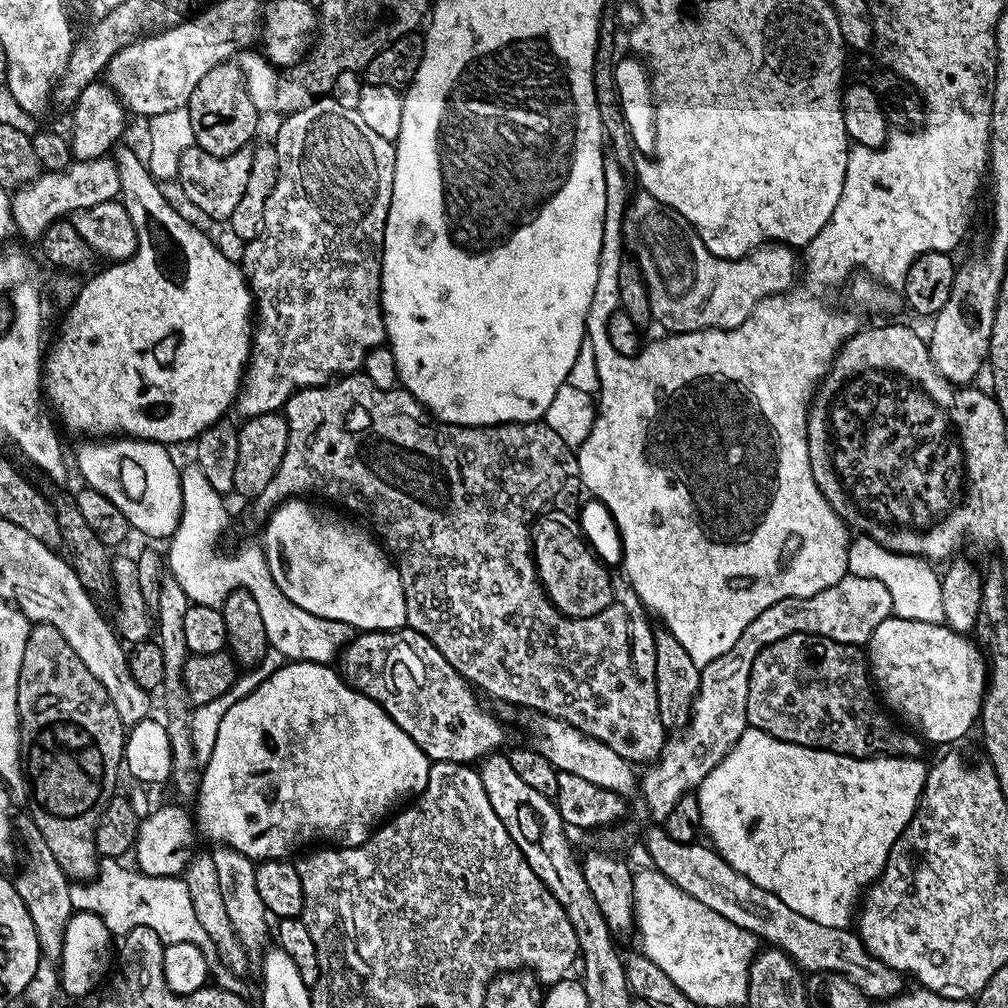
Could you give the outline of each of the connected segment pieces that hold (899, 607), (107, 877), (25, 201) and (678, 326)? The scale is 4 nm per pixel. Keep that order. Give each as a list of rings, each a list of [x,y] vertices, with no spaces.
[[[857,535],[848,546],[849,573],[854,576],[869,576],[878,582],[882,582],[882,586],[886,586],[886,590],[890,590],[893,616],[910,618],[918,622],[942,624],[944,623],[944,615],[942,614],[942,586],[940,585],[938,572],[935,572],[932,568],[935,567],[929,561],[919,556],[910,556],[906,552],[890,550],[886,546],[874,542],[874,538],[870,538],[869,536]]]
[[[104,858],[99,861],[93,879],[70,883],[70,902],[77,912],[97,912],[113,937],[125,936],[134,926],[150,926],[165,945],[194,942],[209,958],[217,955],[216,945],[202,922],[198,922],[190,890],[180,876],[147,876],[135,867],[127,868],[119,859]]]
[[[110,156],[76,160],[62,171],[43,171],[40,177],[13,191],[10,198],[13,227],[26,239],[39,241],[40,236],[54,221],[65,219],[101,202],[115,200],[119,197],[120,188],[116,161]]]
[[[643,190],[637,193],[633,200],[631,197],[627,201],[624,210],[622,240],[625,245],[628,243],[629,250],[633,252],[629,253],[646,278],[653,321],[669,328],[669,333],[701,332],[704,328],[737,328],[746,322],[746,318],[750,318],[758,302],[793,287],[798,276],[798,256],[791,247],[769,242],[737,260],[718,258],[706,250],[703,238],[686,222],[686,218],[679,216],[670,206],[658,202],[658,198],[650,193]]]

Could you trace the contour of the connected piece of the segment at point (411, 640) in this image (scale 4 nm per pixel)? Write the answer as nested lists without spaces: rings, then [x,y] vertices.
[[[405,626],[396,628],[393,632],[360,632],[344,647],[344,651],[340,653],[338,657],[338,671],[340,675],[344,677],[345,682],[348,683],[355,692],[361,692],[366,698],[370,698],[378,706],[382,706],[382,710],[385,714],[428,755],[429,761],[471,765],[473,762],[479,762],[483,760],[485,756],[499,753],[501,749],[503,749],[500,747],[504,744],[504,728],[500,725],[499,718],[496,717],[490,709],[483,708],[483,706],[480,705],[479,698],[481,699],[481,697],[478,695],[477,689],[469,684],[468,681],[460,675],[458,670],[454,670],[454,666],[450,666],[450,662],[446,662],[444,655],[442,655],[422,633],[415,632],[412,628]]]

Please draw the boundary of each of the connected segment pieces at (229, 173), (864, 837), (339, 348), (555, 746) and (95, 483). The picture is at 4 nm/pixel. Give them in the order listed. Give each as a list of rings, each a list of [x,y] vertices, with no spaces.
[[[198,147],[187,148],[178,162],[175,179],[180,180],[180,188],[184,196],[204,216],[212,220],[227,222],[230,214],[238,207],[238,202],[246,190],[246,182],[250,178],[250,162],[252,148],[246,147],[229,156],[206,154],[206,150]]]
[[[745,728],[743,734],[738,738],[738,742],[728,751],[726,758],[706,774],[706,778],[700,783],[698,795],[700,797],[700,813],[702,822],[700,823],[703,835],[710,841],[711,847],[720,853],[722,859],[730,862],[738,874],[746,874],[754,886],[762,886],[762,890],[770,890],[770,894],[778,894],[786,906],[791,906],[793,910],[798,910],[798,914],[803,914],[805,918],[811,918],[813,922],[818,922],[822,926],[834,926],[835,928],[847,928],[850,921],[847,920],[848,911],[857,907],[862,893],[868,885],[882,874],[886,866],[886,858],[890,858],[890,850],[894,842],[898,842],[898,834],[910,822],[910,818],[916,813],[916,803],[920,801],[920,795],[924,789],[924,783],[928,777],[928,768],[925,761],[920,758],[909,758],[906,756],[868,756],[864,760],[859,760],[853,756],[843,756],[827,752],[821,748],[807,748],[791,744],[785,740],[779,740],[757,728]]]
[[[321,98],[297,112],[289,112],[283,118],[280,129],[276,132],[274,143],[278,150],[278,182],[274,182],[274,190],[270,190],[270,198],[266,198],[266,214],[260,237],[249,240],[243,245],[244,278],[252,290],[254,301],[254,331],[252,334],[252,351],[242,381],[242,387],[236,394],[235,411],[247,418],[258,414],[280,412],[284,403],[301,388],[317,388],[341,376],[359,372],[364,367],[367,354],[385,343],[384,314],[380,310],[380,271],[384,261],[384,231],[386,218],[392,201],[394,190],[394,166],[396,165],[395,143],[382,138],[362,119],[362,114],[354,106],[343,104],[333,98]]]
[[[536,714],[531,718],[533,720],[528,724],[532,731],[531,743],[536,751],[541,752],[553,764],[557,772],[578,774],[578,778],[586,778],[586,782],[594,782],[594,786],[602,786],[625,798],[631,797],[631,792],[637,791],[637,769],[629,760],[622,758],[622,754],[614,754],[614,750],[610,750],[610,746],[606,746],[598,738],[588,736],[556,716]]]
[[[104,438],[99,442],[88,442],[76,452],[76,468],[80,471],[83,483],[87,487],[98,490],[126,514],[129,529],[141,532],[144,536],[153,536],[163,541],[171,537],[172,532],[180,525],[180,517],[184,514],[184,491],[180,485],[181,469],[176,468],[167,447],[154,440],[138,440],[135,438]]]

